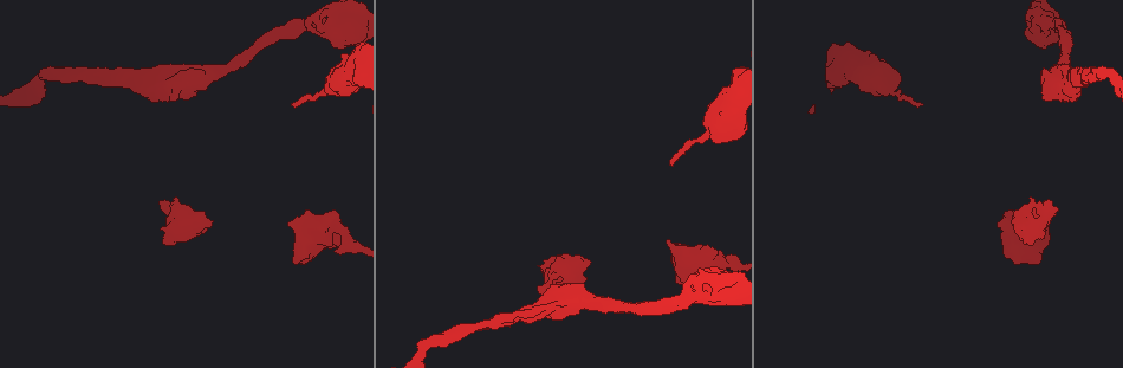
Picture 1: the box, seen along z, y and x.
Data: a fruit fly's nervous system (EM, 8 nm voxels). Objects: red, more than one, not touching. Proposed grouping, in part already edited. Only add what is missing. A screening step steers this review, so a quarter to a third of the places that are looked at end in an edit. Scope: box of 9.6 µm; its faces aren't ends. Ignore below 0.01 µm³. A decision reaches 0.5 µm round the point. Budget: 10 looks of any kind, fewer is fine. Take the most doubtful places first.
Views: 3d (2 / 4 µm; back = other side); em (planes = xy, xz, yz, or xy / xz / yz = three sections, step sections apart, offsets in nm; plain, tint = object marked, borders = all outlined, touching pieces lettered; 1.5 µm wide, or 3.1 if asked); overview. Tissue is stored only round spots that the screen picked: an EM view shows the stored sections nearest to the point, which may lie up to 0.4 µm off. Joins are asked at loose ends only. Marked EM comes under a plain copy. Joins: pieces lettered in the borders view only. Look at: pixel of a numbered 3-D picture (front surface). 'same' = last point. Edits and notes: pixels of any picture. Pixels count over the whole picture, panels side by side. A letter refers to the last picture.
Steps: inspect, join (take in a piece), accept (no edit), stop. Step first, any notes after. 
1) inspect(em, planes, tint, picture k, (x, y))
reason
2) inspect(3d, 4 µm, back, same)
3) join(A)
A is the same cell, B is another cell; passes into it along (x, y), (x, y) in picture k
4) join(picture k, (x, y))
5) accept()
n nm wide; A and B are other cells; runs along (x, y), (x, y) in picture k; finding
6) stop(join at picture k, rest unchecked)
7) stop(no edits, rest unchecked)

inspect(3d, 4 µm, picture 1, (1033, 20))
branch stops here

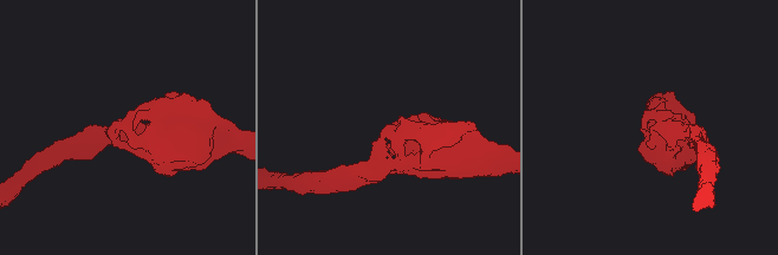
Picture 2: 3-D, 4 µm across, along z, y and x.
inspect(em, planes, borders, picture 2, (652, 128))

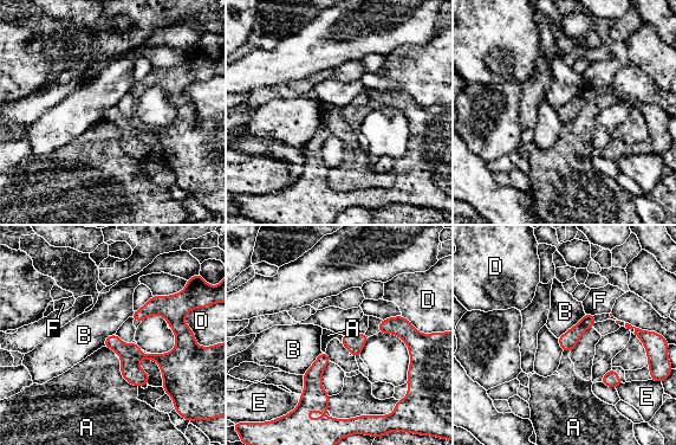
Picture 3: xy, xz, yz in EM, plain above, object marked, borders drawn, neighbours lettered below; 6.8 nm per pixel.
accept()
B touches over 260 nm; A, B, D, E and F are other cells; none of them fits

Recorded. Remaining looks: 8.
inspect(em, planes, borders, picture 1, (212, 222))
thick end

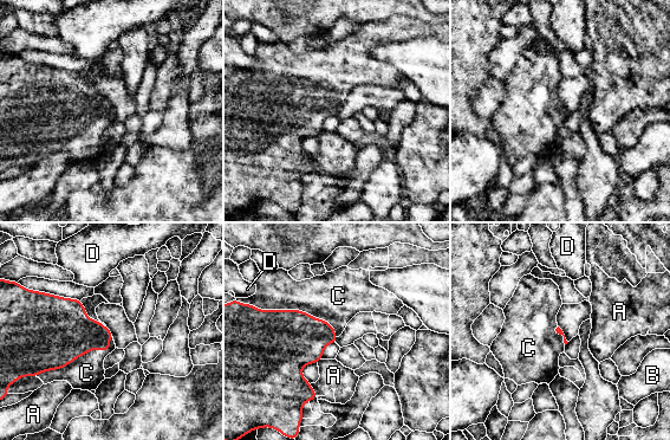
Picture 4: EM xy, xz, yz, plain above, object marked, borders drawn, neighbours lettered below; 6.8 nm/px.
join(C)
C is the same cell, A, B and D are other cells; passes into it along (52, 331), (79, 356), (86, 373) in picture 4; it goes on there

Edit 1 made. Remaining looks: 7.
inspect(overview)

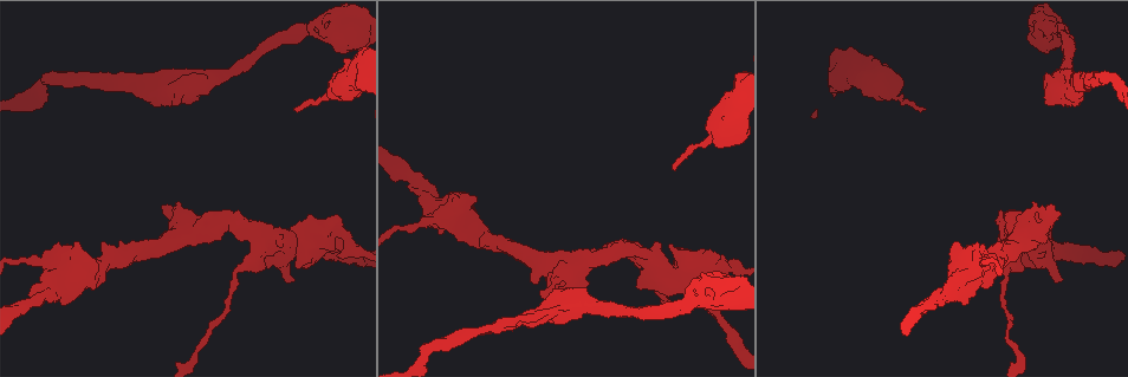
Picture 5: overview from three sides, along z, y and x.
inspect(3d, 4 µm, back, picture 5, (673, 168))
tapers out

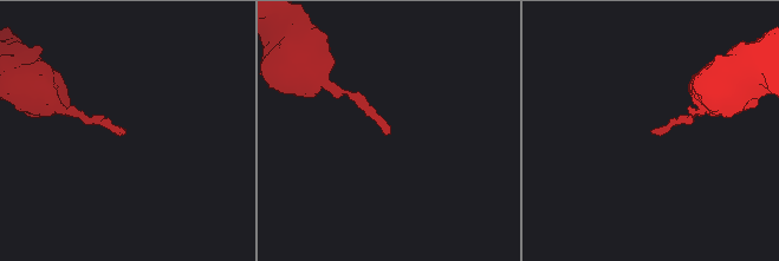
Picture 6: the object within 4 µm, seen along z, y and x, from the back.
inspect(em, planes, borders, picture 6, (123, 133))
need the tissue

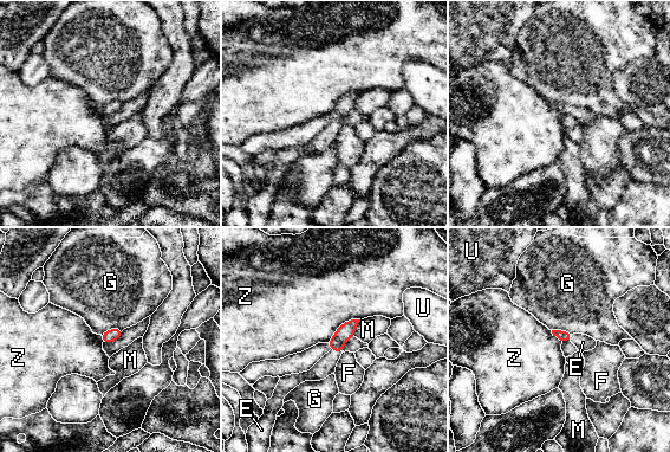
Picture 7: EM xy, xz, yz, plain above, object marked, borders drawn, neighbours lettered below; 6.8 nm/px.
join(E)
E is the same cell, F, G, M, U and Z are other cells; passes into it along (345, 331), (336, 350), (326, 366) in picture 7; it goes on there

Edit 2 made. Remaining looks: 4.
stop(join at picture 4, join at picture 7, rest unchecked)

